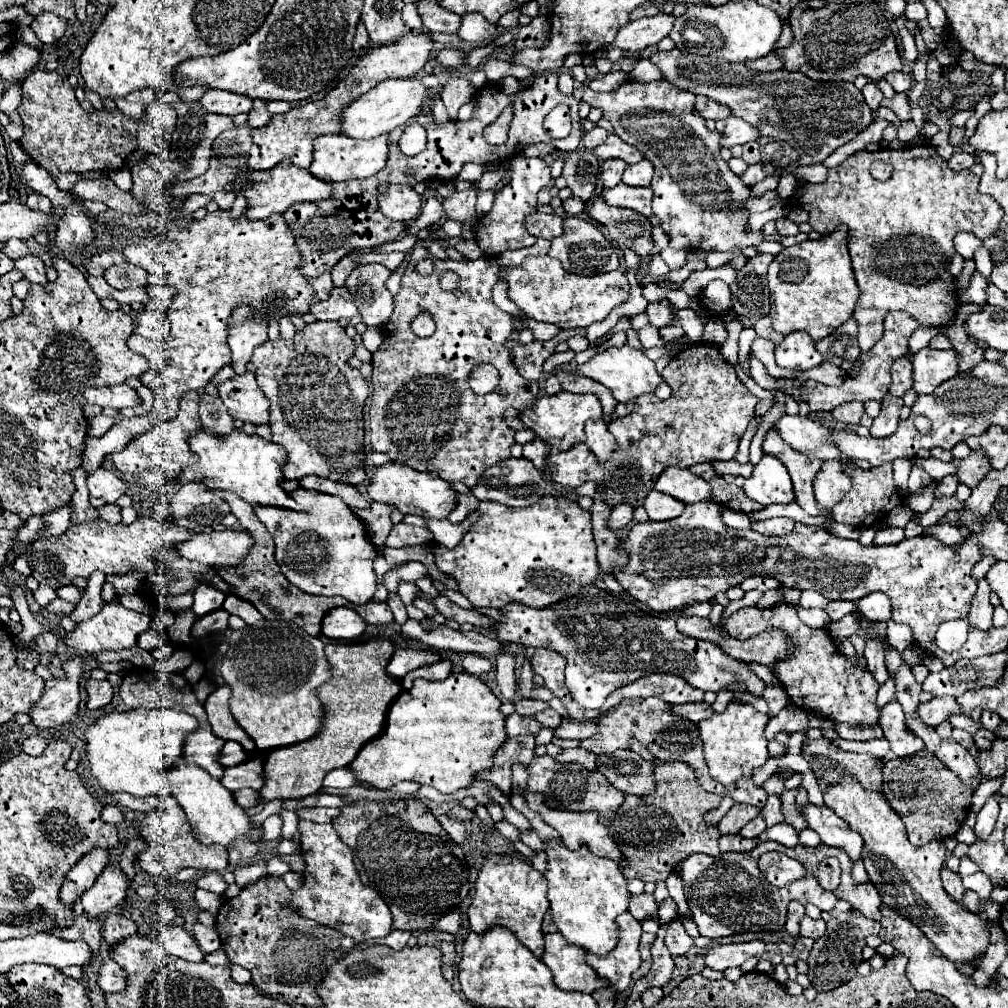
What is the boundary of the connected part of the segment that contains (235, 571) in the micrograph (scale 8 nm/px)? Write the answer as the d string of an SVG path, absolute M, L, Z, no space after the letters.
M209 488L211 492L215 492L219 498L223 498L229 506L231 512L237 516L239 524L243 526L245 532L249 532L255 540L251 552L247 552L245 560L241 560L241 564L237 564L237 568L215 568L215 572L229 584L229 590L233 594L237 594L239 598L245 598L247 602L251 602L267 620L293 620L297 622L305 632L311 632L313 636L321 634L321 620L325 616L325 612L329 612L329 608L333 606L345 606L355 610L365 622L373 624L373 626L387 626L393 622L393 614L389 610L389 606L385 602L377 602L371 600L369 604L363 606L355 606L345 598L325 598L325 596L313 596L307 592L301 592L297 586L291 586L289 580L285 580L285 576L281 576L281 570L275 564L275 548L273 548L273 538L269 536L267 528L257 520L253 508L249 504L245 504L245 500L239 500L239 496L233 496L233 492L225 492L225 490L217 490L217 488Z

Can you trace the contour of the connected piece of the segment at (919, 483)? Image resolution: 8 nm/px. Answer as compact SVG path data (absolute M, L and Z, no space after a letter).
M917 464L913 466L911 470L911 476L909 476L909 492L917 492L919 488L923 488L923 484L929 482L929 476L927 472L923 472L921 468L917 468Z

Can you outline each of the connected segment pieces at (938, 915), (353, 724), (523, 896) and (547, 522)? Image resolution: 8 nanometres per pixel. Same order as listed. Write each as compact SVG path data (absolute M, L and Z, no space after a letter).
M843 776L837 784L829 786L823 794L825 806L829 806L839 818L843 818L855 832L863 836L861 858L869 880L879 890L883 902L911 920L923 930L923 934L935 944L935 948L951 962L979 962L989 946L989 922L981 922L979 916L961 908L941 886L939 872L947 858L947 848L941 840L933 840L925 846L913 846L907 840L903 821L892 809L879 790L863 788L857 778Z
M383 636L361 644L333 642L325 646L325 654L331 664L331 680L317 688L317 696L325 708L323 730L307 742L277 748L267 754L259 802L305 798L315 794L331 770L349 766L357 752L383 730L385 712L393 698L403 690L401 682L389 680L389 674L385 672L393 652L395 644Z
M487 856L483 870L477 878L477 892L473 904L469 906L469 922L471 930L477 934L485 934L495 926L503 926L515 934L515 938L527 946L537 958L543 956L543 932L541 922L545 912L549 910L547 902L547 880L545 876L531 866L527 860L519 860L515 856Z
M543 496L533 506L509 508L497 502L479 502L479 520L469 526L455 548L435 544L435 564L441 574L457 582L457 590L469 598L475 608L503 608L509 602L521 602L533 608L545 608L567 596L575 596L583 586L595 584L599 576L597 550L591 530L591 512L579 508L571 498Z

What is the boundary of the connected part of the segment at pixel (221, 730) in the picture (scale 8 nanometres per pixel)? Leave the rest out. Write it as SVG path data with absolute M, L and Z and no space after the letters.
M219 686L205 702L205 710L207 710L207 718L211 724L211 730L217 738L223 740L235 740L239 742L245 752L253 752L255 744L253 740L249 740L247 732L235 722L233 714L229 712L229 696L231 696L231 688L229 686Z

